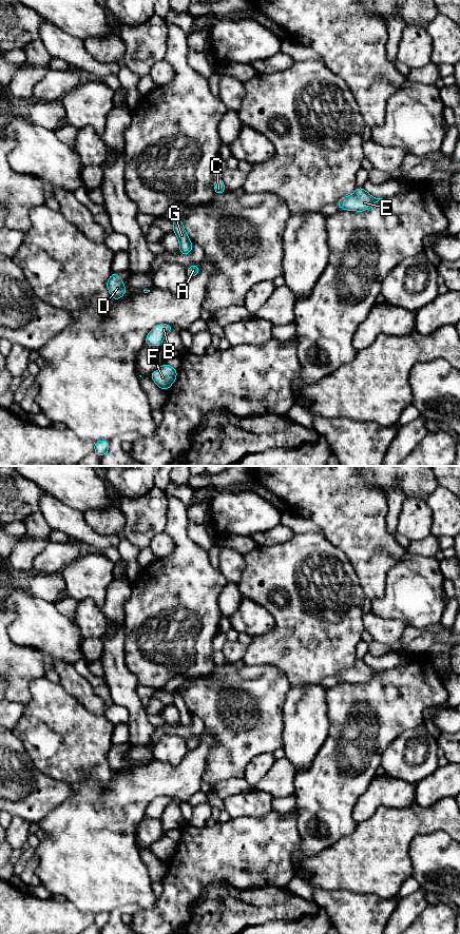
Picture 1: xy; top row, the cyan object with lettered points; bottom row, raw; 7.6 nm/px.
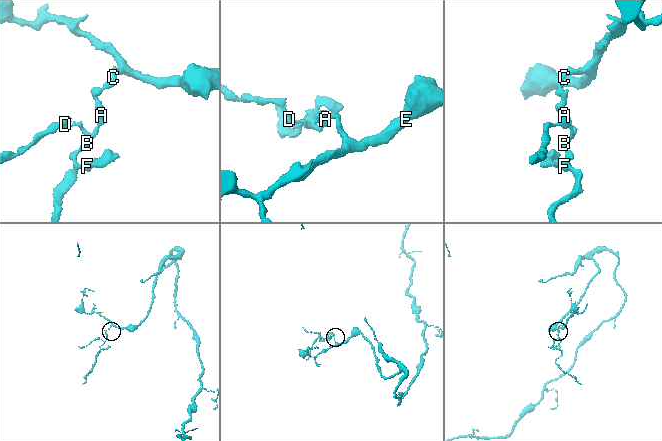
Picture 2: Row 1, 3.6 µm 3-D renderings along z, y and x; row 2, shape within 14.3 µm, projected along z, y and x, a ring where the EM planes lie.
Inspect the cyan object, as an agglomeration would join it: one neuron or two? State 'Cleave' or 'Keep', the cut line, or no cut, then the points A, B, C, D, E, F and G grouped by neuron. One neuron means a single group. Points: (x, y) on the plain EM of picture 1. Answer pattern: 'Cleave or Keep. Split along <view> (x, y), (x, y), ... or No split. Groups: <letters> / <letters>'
Cleave. Split along xy (174, 691), (180, 695). Groups: A B D F G / C E

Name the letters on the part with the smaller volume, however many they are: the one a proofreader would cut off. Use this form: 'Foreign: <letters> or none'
Foreign: A, B, D, F, G

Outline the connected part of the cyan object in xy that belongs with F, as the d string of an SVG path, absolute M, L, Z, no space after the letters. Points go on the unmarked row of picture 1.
M164 835L157 843L152 844L149 849L159 860L168 862L176 852L177 842Z

